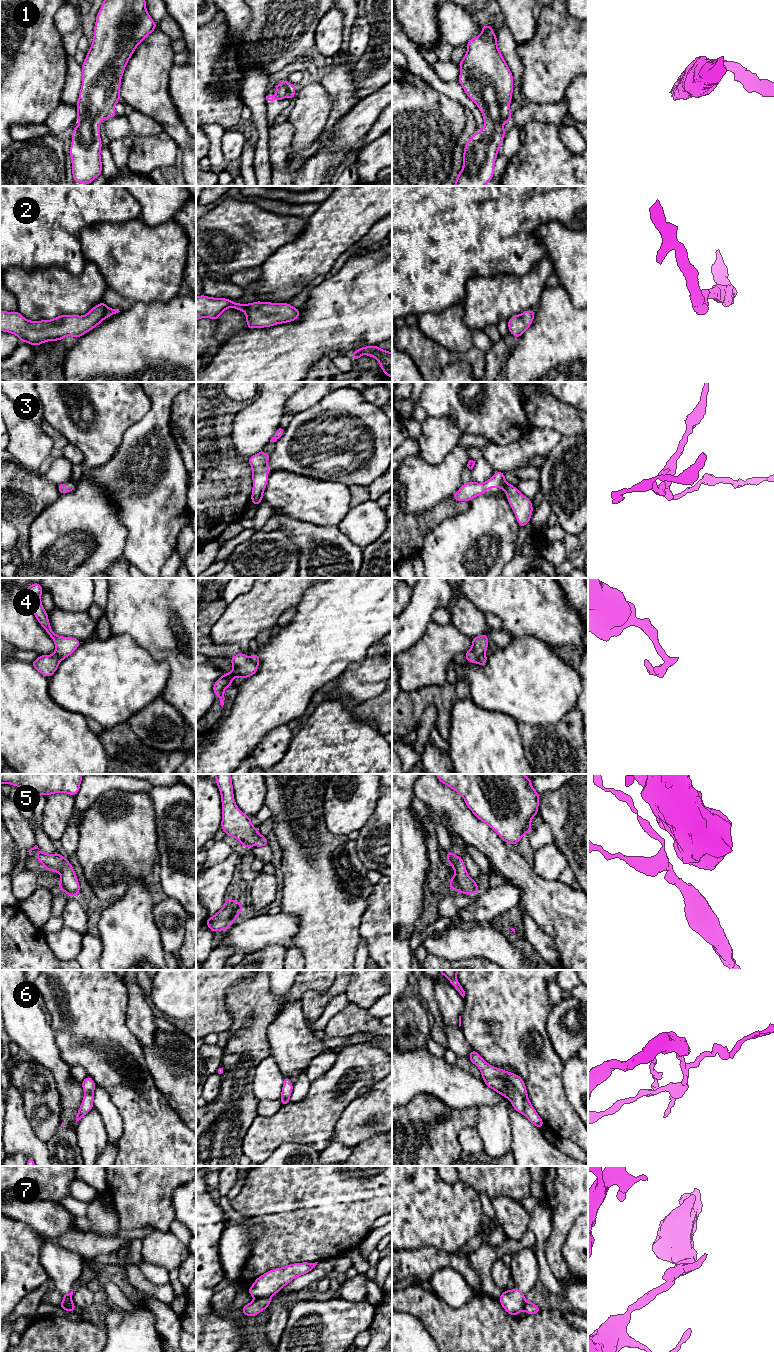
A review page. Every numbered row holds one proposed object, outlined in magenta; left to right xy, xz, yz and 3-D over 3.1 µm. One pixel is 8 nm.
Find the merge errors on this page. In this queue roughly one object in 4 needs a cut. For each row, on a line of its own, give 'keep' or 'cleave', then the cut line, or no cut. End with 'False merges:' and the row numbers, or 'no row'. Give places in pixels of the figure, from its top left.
1: keep; no cut
2: keep; no cut
3: keep; no cut
4: cleave; cut in yz along (484, 653), (475, 661)
5: keep; no cut
6: cleave; cut in yz along (483, 1078), (505, 1078), (522, 1097), (524, 1114)
7: cleave; cut in xz along (269, 1297), (255, 1299)
False merges: 4, 6, 7

